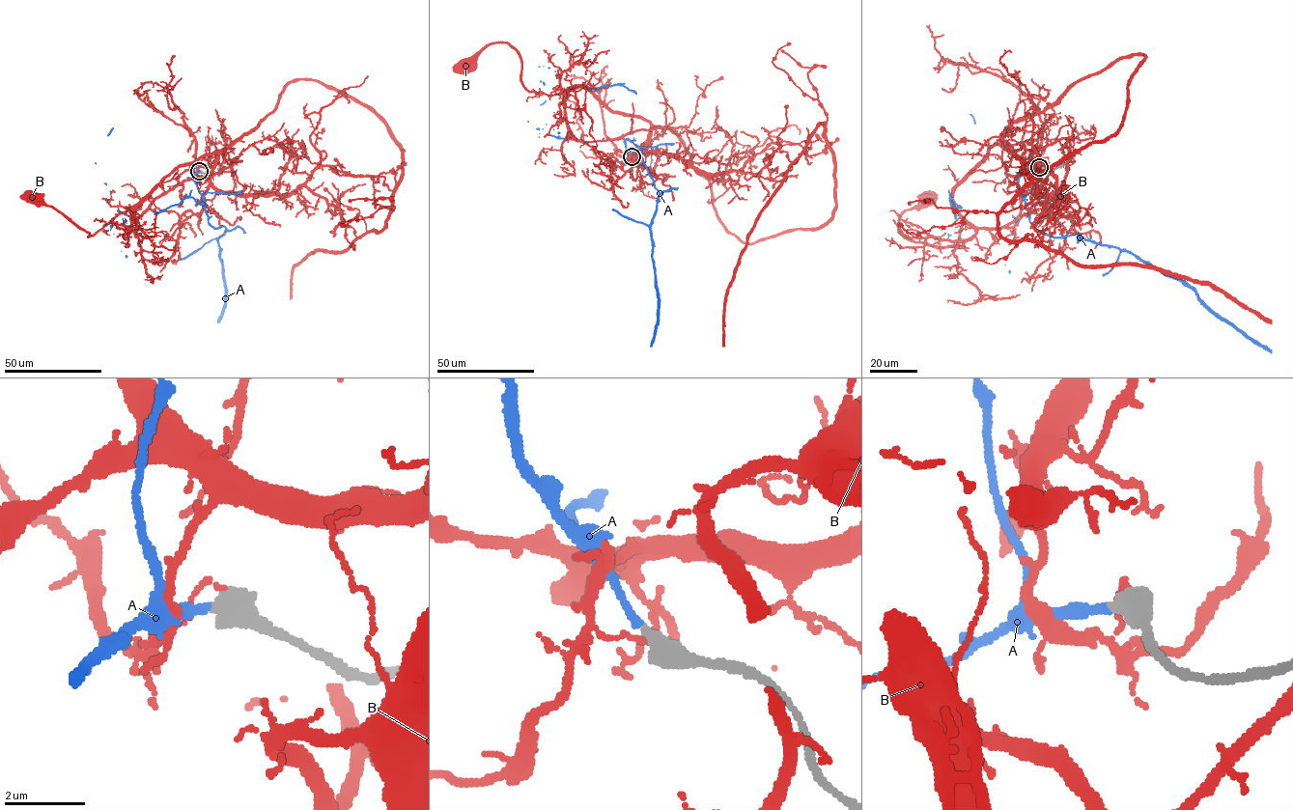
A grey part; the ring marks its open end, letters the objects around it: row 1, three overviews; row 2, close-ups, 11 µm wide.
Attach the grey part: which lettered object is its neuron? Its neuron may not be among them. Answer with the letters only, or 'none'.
A

